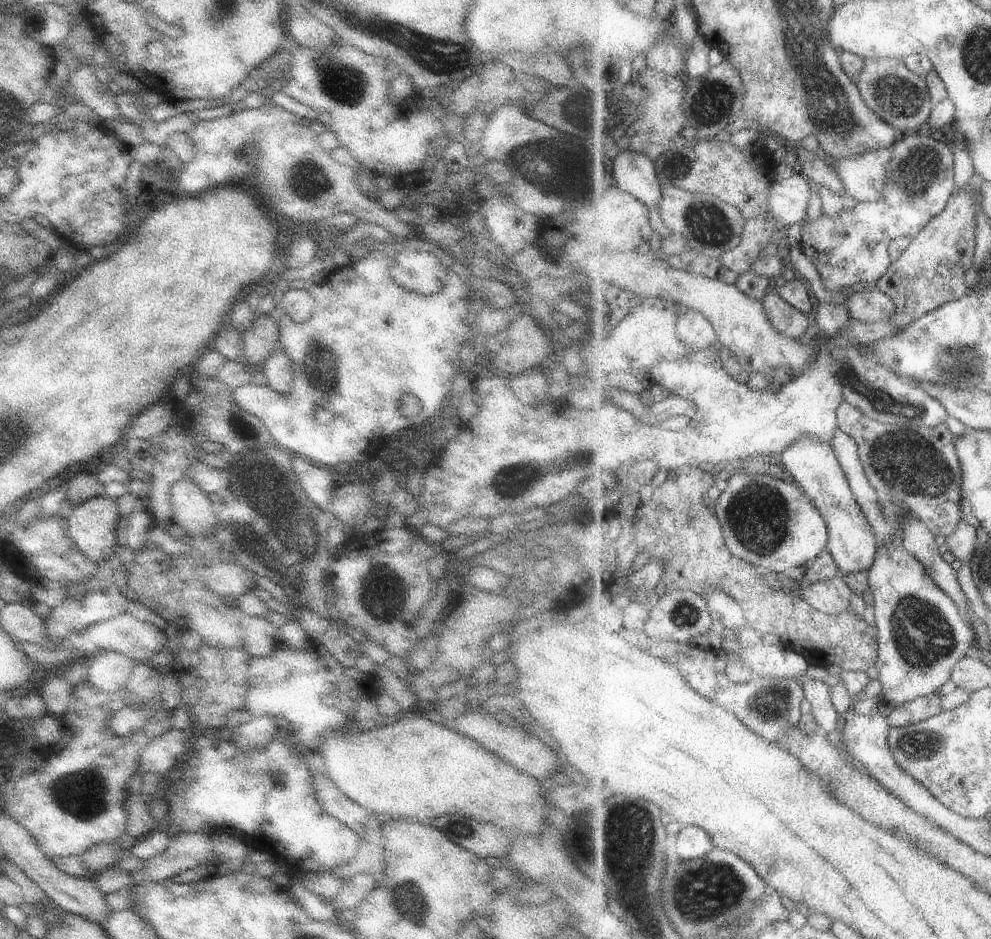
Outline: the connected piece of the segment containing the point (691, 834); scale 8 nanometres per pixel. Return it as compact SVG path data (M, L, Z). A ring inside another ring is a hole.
M684 826L678 836L678 854L684 862L696 860L712 852L716 843L710 832L696 826Z

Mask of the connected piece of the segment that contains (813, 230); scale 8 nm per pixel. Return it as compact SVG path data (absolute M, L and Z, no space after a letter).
M916 132L906 134L893 146L894 160L888 168L888 186L884 200L862 201L850 210L843 210L838 218L824 216L812 222L804 222L801 250L816 265L826 290L838 292L857 282L879 282L891 270L891 244L902 236L917 237L941 212L946 210L957 191L955 149L939 135L924 136Z

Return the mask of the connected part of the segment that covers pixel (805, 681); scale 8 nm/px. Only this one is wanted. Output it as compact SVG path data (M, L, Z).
M798 676L795 678L806 689L806 698L811 703L812 714L821 730L828 735L832 734L840 726L841 714L832 706L832 691L826 682L812 680L810 676Z

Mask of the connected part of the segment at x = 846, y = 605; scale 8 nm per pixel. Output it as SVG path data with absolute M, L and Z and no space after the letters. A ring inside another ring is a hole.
M842 572L830 580L798 590L814 608L826 614L837 615L850 610L852 599L855 598L855 589L848 584L847 577Z

